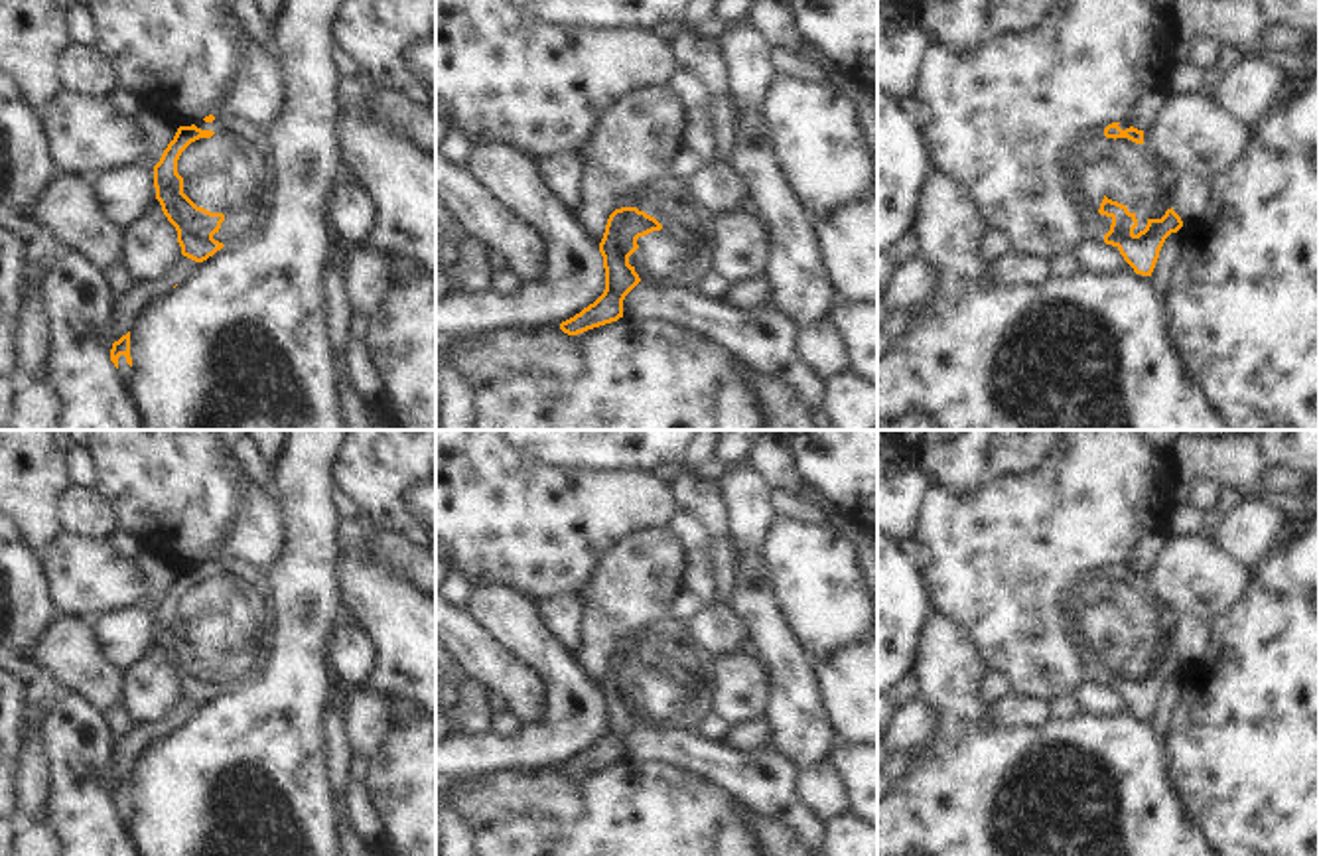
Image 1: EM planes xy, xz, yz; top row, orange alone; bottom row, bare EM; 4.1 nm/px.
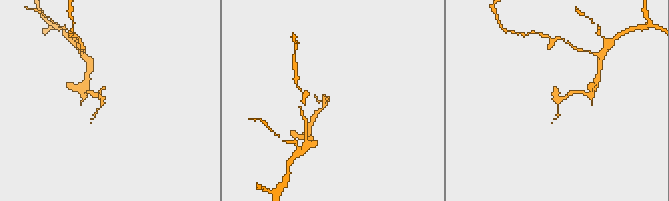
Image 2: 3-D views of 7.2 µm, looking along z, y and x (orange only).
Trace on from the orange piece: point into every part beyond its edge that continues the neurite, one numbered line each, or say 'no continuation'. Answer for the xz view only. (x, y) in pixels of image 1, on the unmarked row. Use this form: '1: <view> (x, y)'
1: xz (659, 689)

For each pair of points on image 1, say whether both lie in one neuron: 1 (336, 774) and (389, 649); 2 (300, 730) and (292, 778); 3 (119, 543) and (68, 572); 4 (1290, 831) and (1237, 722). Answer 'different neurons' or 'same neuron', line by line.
1: different neurons
2: same neuron
3: different neurons
4: same neuron

